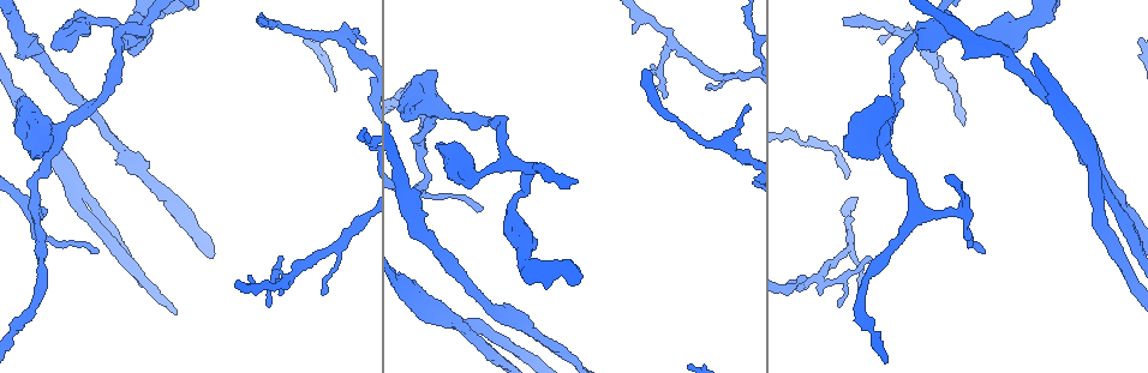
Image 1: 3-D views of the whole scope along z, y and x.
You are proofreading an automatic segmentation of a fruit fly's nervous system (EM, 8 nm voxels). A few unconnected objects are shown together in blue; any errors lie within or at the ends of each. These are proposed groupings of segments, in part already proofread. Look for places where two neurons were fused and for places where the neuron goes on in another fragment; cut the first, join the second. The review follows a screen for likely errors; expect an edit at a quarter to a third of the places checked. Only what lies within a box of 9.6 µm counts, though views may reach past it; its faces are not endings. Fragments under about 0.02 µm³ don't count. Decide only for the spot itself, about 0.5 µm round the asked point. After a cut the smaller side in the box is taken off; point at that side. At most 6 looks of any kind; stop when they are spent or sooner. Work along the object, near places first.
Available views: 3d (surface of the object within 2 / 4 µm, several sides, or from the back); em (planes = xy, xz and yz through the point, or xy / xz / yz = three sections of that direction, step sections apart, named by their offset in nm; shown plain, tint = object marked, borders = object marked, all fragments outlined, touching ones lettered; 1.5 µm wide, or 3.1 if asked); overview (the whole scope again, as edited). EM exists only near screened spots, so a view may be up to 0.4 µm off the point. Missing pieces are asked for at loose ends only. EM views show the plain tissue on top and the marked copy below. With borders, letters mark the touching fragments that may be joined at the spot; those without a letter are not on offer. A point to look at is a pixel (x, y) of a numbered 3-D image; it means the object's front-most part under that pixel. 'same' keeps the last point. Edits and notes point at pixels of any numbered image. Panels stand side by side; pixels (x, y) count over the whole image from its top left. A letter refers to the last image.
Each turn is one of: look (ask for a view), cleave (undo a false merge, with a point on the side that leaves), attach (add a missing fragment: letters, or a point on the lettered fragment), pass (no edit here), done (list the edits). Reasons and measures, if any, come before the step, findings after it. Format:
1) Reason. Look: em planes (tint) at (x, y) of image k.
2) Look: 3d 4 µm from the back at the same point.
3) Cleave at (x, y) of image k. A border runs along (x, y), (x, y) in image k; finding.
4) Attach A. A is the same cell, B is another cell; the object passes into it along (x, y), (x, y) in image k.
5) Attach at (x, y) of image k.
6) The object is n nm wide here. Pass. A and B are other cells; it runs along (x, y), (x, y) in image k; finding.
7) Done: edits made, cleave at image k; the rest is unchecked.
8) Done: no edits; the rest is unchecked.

Free end. Look: em planes (borders) at (247, 277) of image 1.

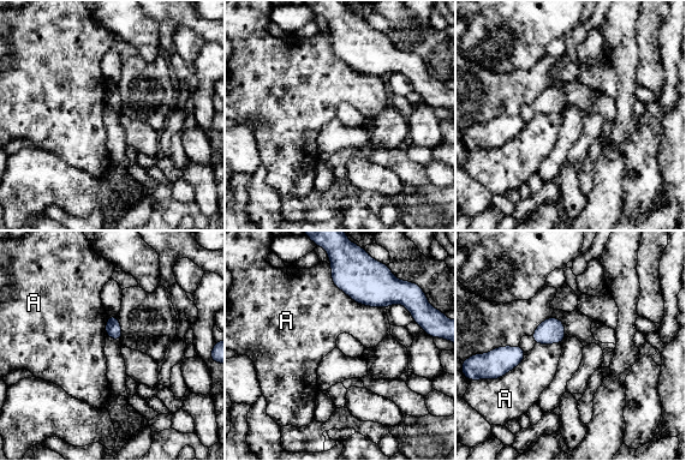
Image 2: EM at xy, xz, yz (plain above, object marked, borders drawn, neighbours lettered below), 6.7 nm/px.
Pass. A is another cell; a border runs along (328, 259), (340, 289), (385, 309) in image 2; no lettered fragment goes on from it.

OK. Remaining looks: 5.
Free end. Look: em planes (borders) at (260, 18) of image 1.

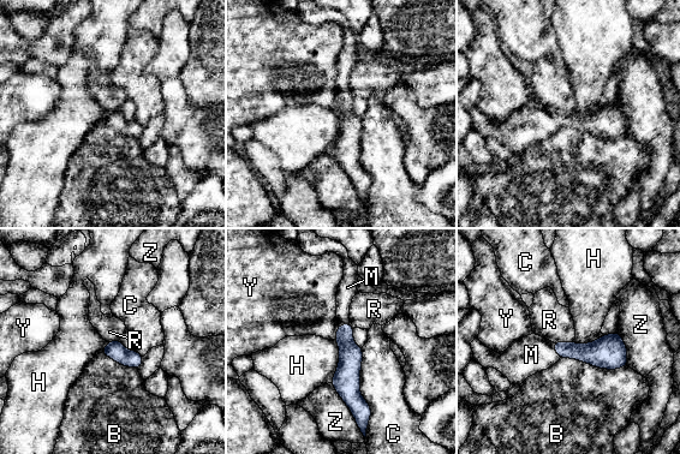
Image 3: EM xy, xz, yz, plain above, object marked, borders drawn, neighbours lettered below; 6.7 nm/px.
Attach M. M is the same cell, B, C, H, R, Y and Z are other cells; the object passes into it along (592, 353), (555, 350), (531, 354) in image 3; it goes on there.

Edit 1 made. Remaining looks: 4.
Sharp bend. Look: 3d 2 µm at (88, 20) of image 1.

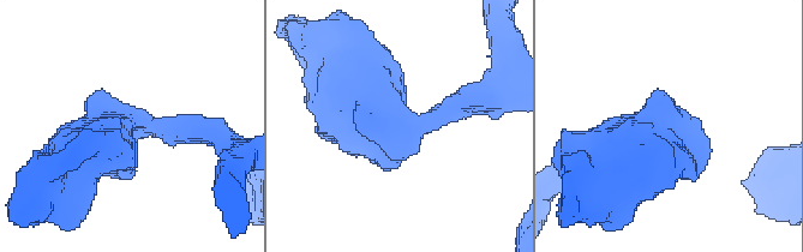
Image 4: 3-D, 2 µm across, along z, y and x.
The arms are 220, 280 nm wide; need the tissue. Look: em planes (borders) at (665, 128) of image 4.

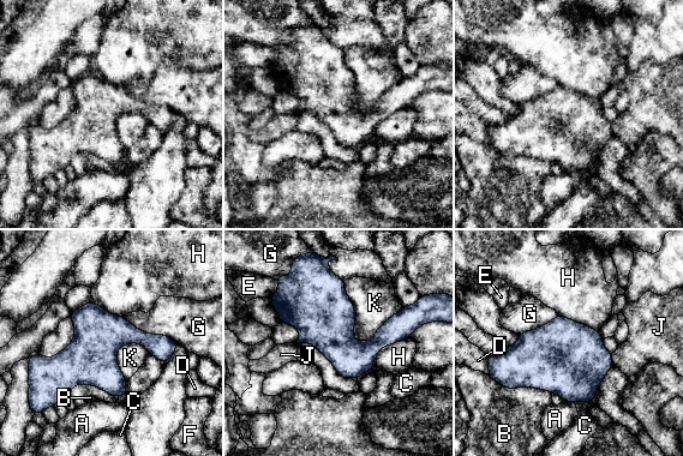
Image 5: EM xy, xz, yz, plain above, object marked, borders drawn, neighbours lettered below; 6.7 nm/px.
Pass. A, B, C, D, E, F, G, H, J and K are other cells; a border runs along (343, 281), (353, 337), (370, 342) in image 5; all the same neuron.

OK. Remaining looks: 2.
Done: edits made, attach at image 3; the rest is unchecked.

